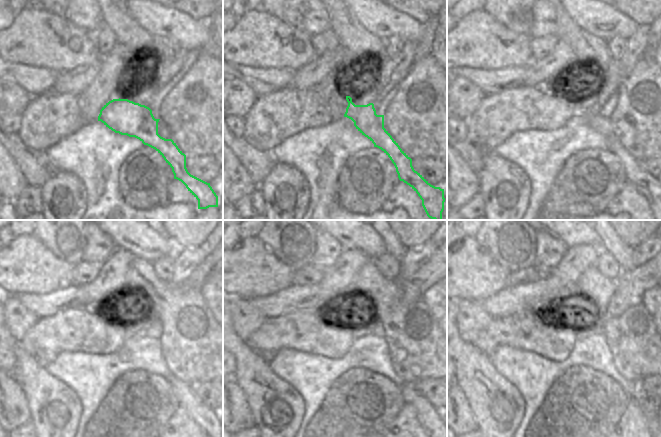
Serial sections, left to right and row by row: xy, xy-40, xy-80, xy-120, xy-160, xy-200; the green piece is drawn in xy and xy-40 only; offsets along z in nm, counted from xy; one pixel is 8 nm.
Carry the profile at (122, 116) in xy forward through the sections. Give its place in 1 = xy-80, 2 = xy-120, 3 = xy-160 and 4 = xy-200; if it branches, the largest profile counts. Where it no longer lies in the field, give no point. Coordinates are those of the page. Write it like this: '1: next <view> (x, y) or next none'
1: next xy-80 (650, 188)
2: next xy-120 (201, 414)
3: next xy-160 (426, 414)
4: next xy-200 (650, 409)

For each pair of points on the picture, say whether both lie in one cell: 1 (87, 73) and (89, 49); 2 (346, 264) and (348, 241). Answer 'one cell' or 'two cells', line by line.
1: two cells
2: two cells

